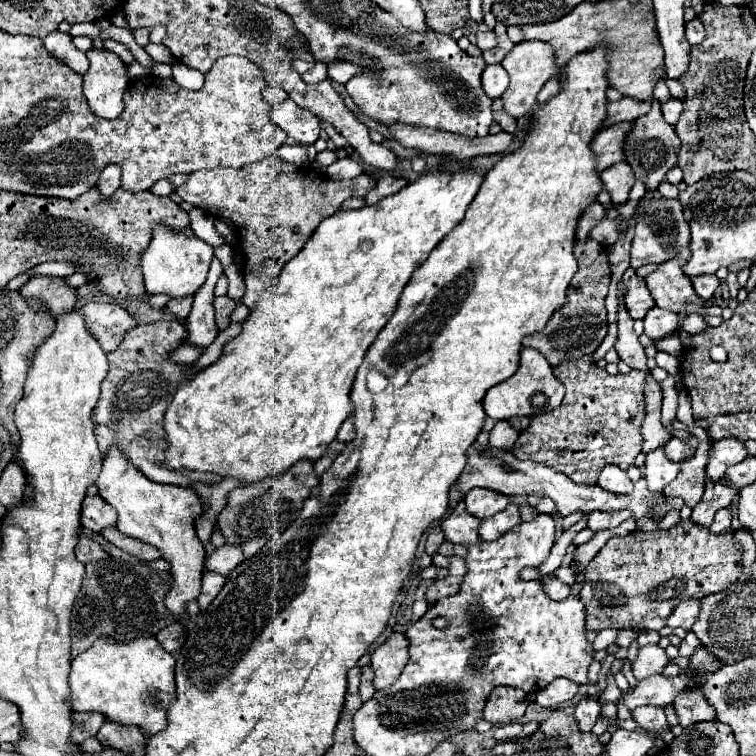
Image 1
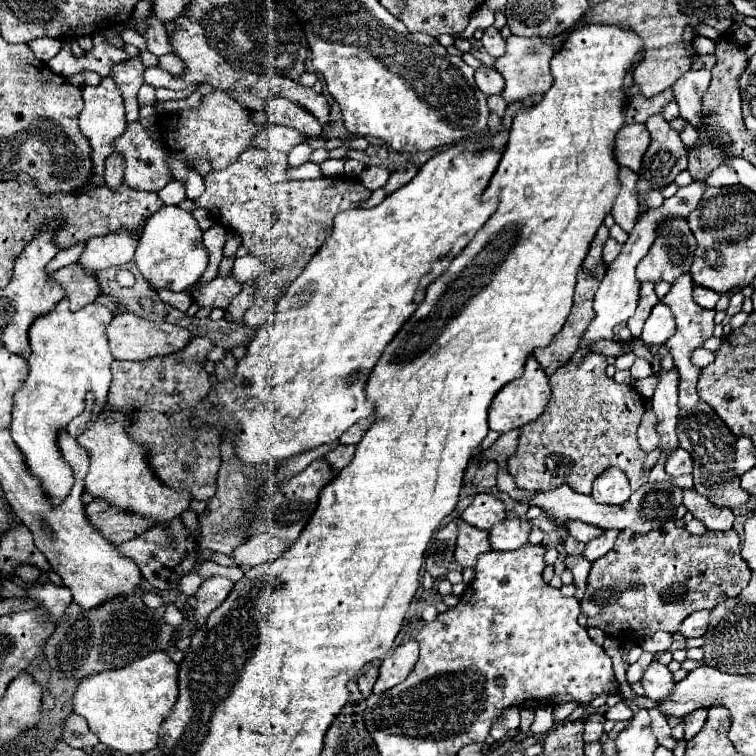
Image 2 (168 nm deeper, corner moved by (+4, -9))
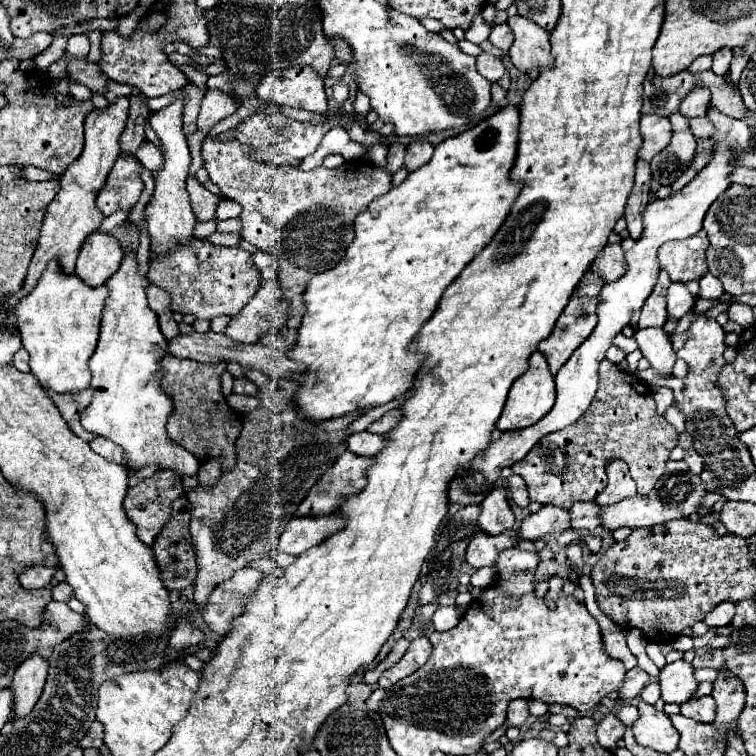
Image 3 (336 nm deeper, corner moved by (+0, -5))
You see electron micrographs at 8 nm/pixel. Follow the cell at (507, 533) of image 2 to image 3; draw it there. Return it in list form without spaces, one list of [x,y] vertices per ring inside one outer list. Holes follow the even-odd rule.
[[[543,505],[537,513],[531,513],[521,521],[519,537],[521,541],[537,541],[539,537],[545,537],[553,531],[563,531],[563,529],[569,529],[567,509],[561,509],[555,505]]]

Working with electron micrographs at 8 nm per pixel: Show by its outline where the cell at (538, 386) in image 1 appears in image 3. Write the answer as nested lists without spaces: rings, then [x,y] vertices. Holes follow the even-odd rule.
[[[535,351],[529,359],[529,369],[519,377],[515,379],[515,383],[511,385],[509,389],[509,395],[507,395],[507,403],[503,407],[503,413],[497,421],[497,429],[499,431],[511,431],[511,429],[523,429],[523,427],[529,427],[533,423],[537,423],[541,417],[545,417],[551,407],[555,403],[555,383],[553,383],[553,375],[547,367],[547,361],[545,357]]]

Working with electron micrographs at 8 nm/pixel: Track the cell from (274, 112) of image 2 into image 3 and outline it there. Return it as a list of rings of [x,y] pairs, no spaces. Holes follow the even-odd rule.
[[[289,67],[267,75],[257,87],[257,97],[279,107],[297,107],[321,115],[327,111],[323,79],[317,79],[309,67]]]

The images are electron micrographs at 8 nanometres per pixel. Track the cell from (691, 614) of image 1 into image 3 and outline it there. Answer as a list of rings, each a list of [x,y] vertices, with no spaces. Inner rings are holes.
[[[719,603],[713,611],[709,611],[705,617],[703,617],[703,623],[709,625],[709,627],[725,627],[731,623],[735,615],[735,605],[733,603]]]

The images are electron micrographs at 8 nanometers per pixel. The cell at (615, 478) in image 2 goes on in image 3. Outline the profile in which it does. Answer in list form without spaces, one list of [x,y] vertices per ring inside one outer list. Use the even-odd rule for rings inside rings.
[[[615,459],[613,463],[609,463],[607,477],[609,477],[609,481],[607,481],[605,491],[601,495],[597,495],[597,499],[595,499],[597,505],[611,505],[621,499],[629,499],[629,497],[637,495],[637,485],[635,485],[633,477],[629,475],[629,469],[623,461]]]

